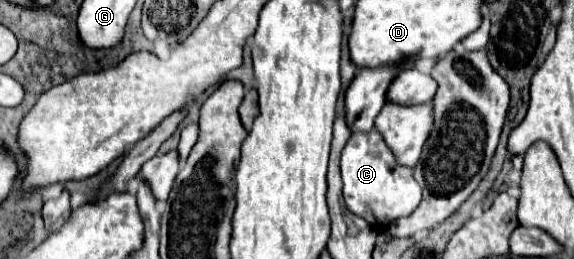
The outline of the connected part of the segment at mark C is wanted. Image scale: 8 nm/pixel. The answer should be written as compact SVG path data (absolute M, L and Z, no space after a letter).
M377 129L353 133L341 151L343 199L349 211L361 215L371 227L383 229L399 217L411 215L421 203L421 187L413 179L413 167L399 165Z

